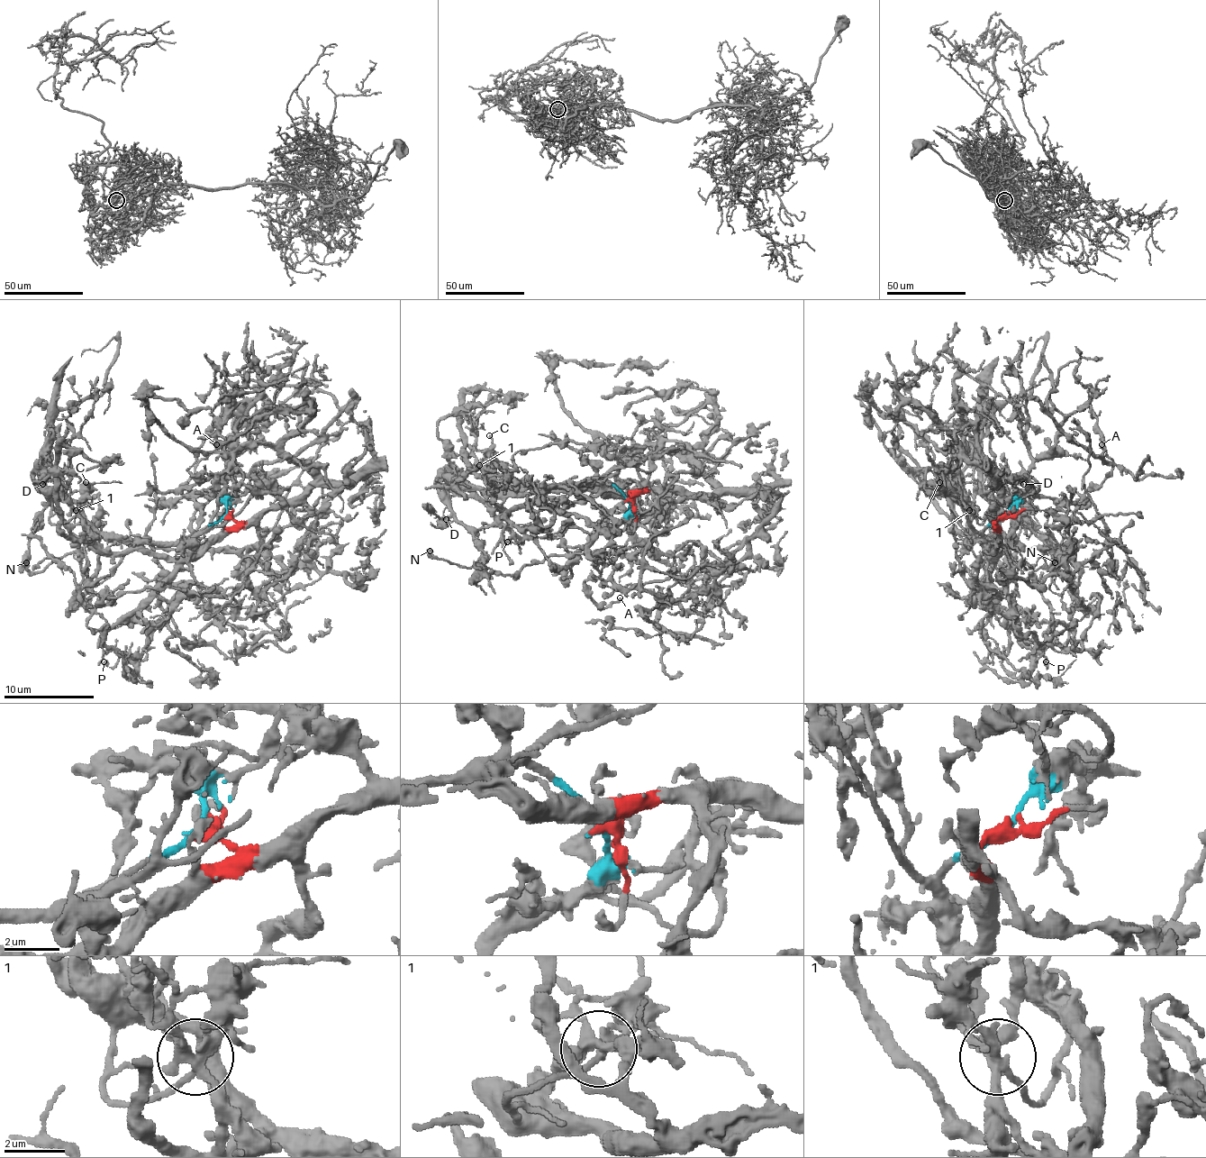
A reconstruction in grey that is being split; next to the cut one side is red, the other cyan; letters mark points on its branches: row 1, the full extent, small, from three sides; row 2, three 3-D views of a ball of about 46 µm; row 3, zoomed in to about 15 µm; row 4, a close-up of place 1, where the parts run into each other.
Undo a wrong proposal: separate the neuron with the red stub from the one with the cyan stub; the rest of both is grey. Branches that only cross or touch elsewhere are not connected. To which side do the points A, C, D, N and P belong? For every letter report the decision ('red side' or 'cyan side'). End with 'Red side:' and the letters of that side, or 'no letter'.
A: red side
C: cyan side
D: cyan side
N: cyan side
P: red side
Red side: A, P

